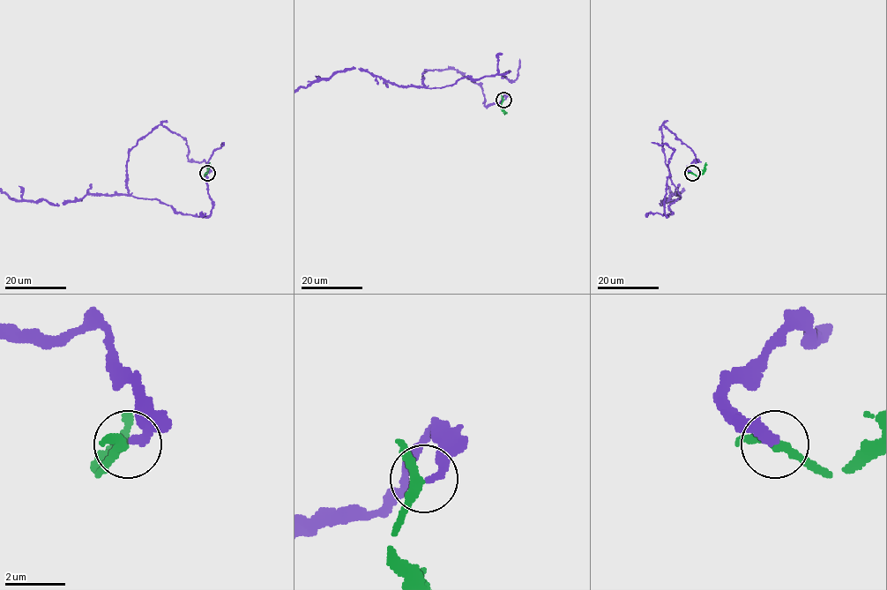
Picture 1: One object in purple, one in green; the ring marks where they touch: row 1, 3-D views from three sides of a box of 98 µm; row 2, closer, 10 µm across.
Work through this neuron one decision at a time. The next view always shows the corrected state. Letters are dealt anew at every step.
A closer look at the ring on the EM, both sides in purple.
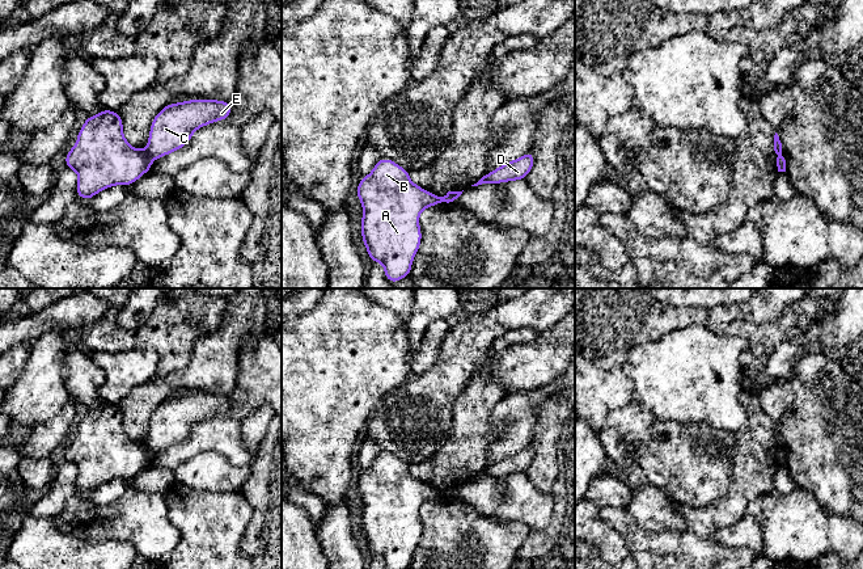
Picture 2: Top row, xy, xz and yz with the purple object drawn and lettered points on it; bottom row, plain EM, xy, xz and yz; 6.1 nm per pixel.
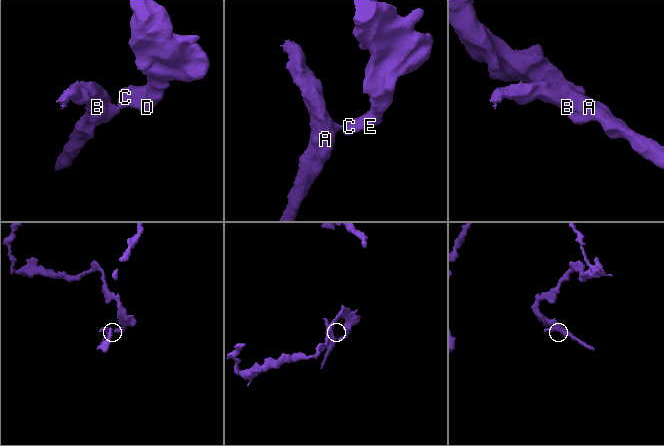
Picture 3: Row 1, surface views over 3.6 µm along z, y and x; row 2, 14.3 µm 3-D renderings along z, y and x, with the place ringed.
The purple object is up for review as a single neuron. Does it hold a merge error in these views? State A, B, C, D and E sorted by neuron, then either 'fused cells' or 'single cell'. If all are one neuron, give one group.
groups A B / C D E; fused cells

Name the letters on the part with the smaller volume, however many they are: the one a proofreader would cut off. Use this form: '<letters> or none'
A, B

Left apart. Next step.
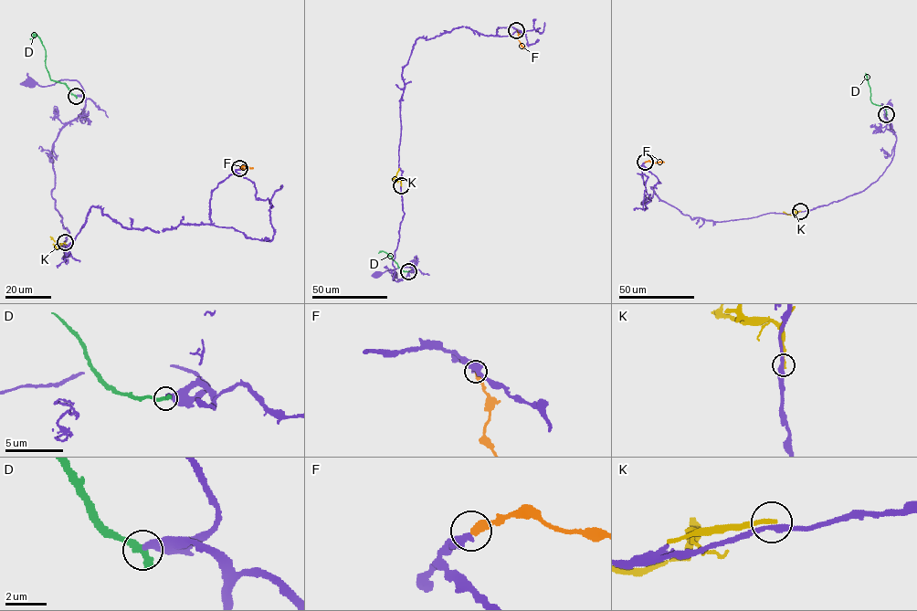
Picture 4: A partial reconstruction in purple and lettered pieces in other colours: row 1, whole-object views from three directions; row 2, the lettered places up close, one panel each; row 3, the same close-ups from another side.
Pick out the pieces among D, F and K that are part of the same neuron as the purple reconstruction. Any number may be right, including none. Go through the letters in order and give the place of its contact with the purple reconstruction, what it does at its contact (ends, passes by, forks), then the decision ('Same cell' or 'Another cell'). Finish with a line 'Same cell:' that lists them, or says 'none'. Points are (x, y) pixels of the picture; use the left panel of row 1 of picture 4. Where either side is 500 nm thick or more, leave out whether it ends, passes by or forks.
D: Touches purple at (76, 96). It ends there. Another cell
F: Touches purple at (239, 168). It ends there. Same cell
K: Touches purple at (65, 242). It ends there. Another cell
Same cell: F

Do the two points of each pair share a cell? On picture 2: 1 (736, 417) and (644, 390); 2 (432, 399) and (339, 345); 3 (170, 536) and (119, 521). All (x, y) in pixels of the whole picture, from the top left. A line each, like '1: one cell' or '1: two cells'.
1: one cell
2: two cells
3: one cell

